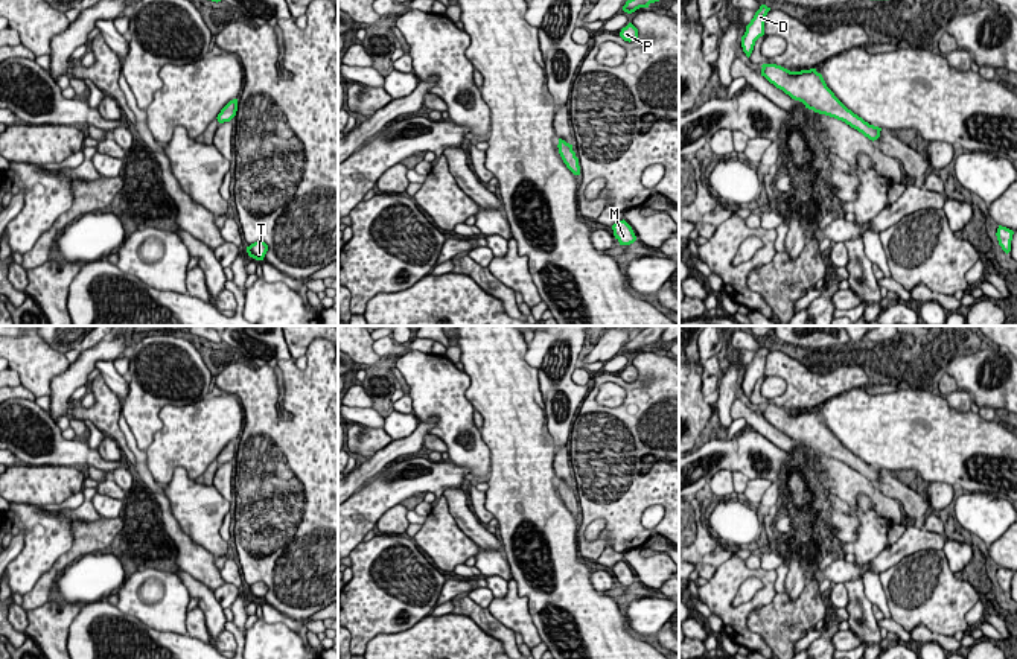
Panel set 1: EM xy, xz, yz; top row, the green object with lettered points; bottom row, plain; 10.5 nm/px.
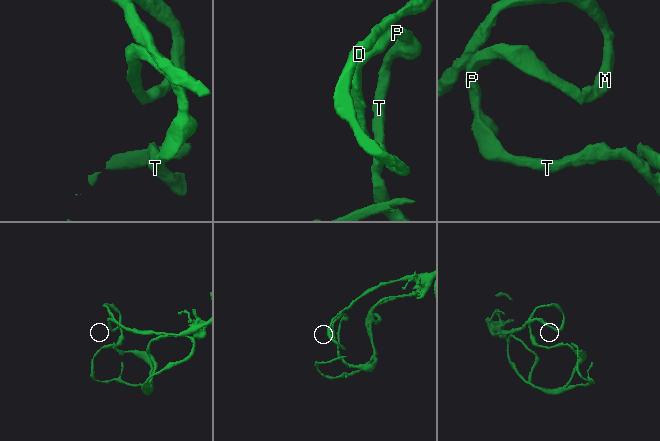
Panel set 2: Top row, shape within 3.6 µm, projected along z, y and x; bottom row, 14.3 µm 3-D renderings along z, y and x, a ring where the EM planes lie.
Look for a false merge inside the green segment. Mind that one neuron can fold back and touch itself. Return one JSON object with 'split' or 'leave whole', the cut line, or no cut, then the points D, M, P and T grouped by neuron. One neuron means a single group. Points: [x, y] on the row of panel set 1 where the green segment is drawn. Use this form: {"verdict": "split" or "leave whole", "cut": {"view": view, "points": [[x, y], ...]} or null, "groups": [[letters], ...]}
{"verdict": "leave whole", "cut": null, "groups": [["D", "M", "P", "T"]]}

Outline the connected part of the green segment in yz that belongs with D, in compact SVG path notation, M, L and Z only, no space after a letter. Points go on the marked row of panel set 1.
M761 5L751 23L746 26L746 32L741 37L741 47L748 58L754 50L755 41L764 35L764 21L769 11L770 8Z

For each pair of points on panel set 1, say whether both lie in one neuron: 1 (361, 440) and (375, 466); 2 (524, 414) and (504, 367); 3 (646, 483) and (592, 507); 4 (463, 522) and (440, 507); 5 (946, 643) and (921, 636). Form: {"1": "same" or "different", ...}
{"1": "different", "2": "same", "3": "same", "4": "different", "5": "same"}

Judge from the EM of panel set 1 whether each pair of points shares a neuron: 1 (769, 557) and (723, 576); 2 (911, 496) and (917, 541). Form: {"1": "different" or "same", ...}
{"1": "different", "2": "different"}

